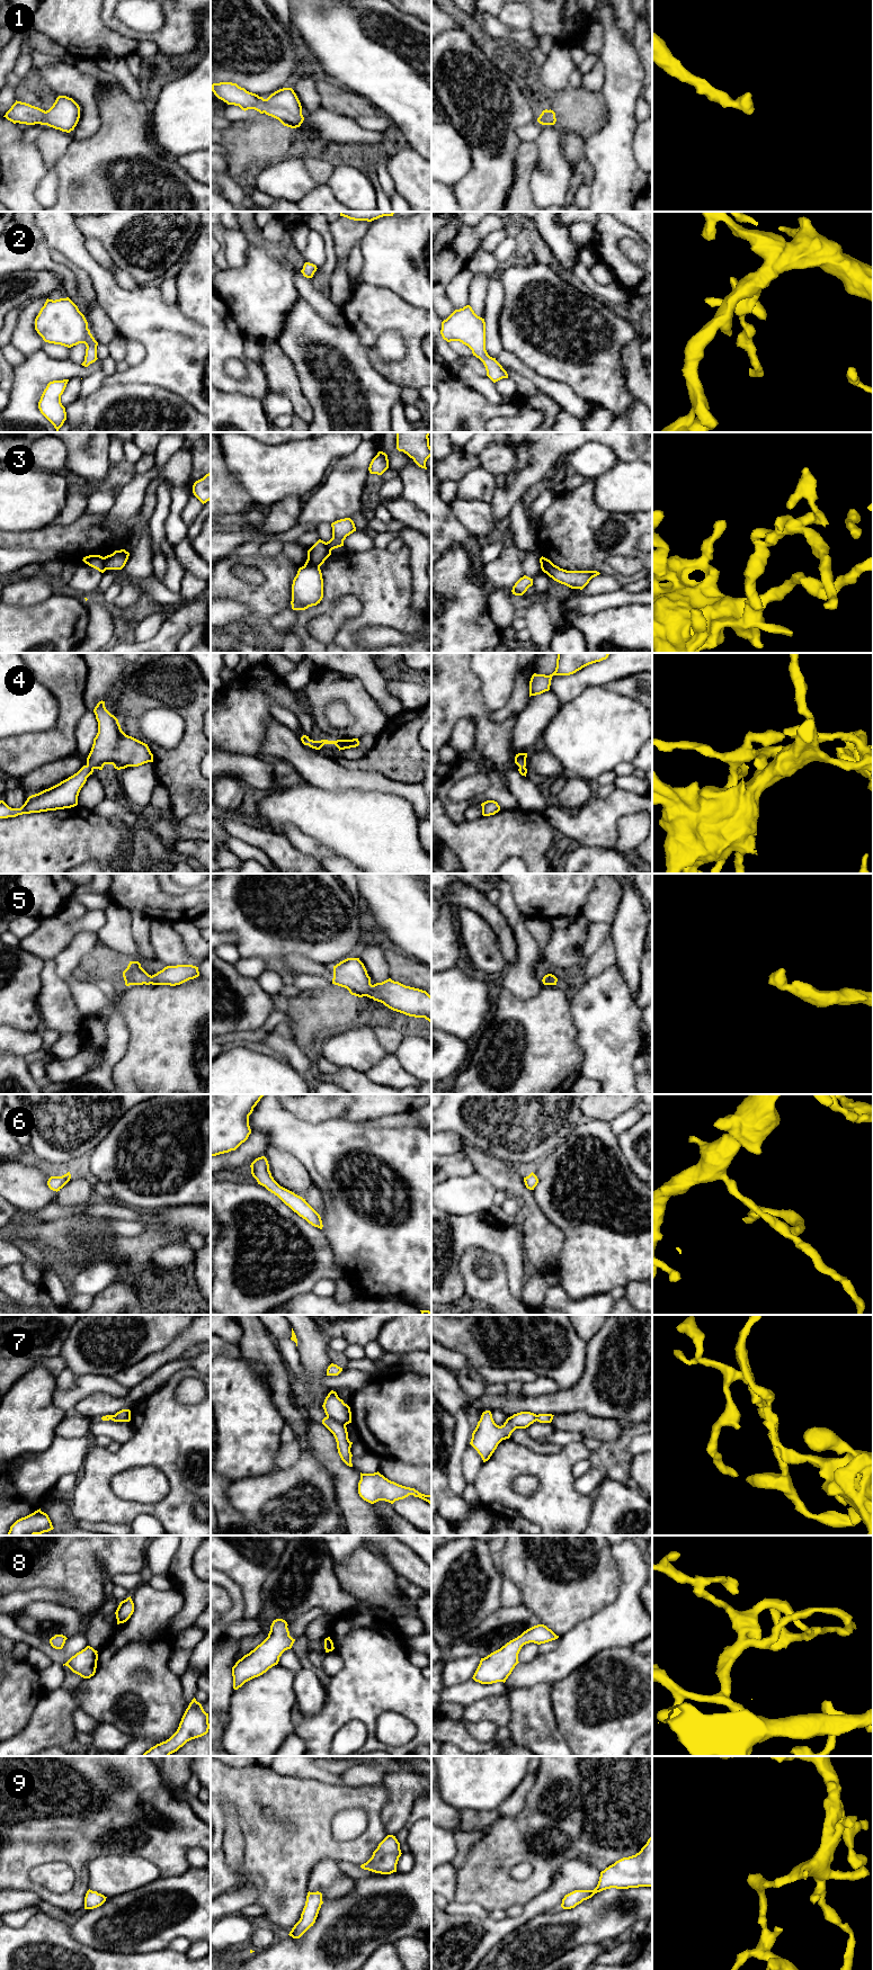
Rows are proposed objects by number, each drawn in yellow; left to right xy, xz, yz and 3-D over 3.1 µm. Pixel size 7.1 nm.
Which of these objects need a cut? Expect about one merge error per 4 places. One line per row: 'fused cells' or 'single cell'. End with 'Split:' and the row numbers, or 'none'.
1: single cell
2: single cell
3: fused cells
4: single cell
5: single cell
6: single cell
7: fused cells
8: single cell
9: single cell
Split: 3, 7

